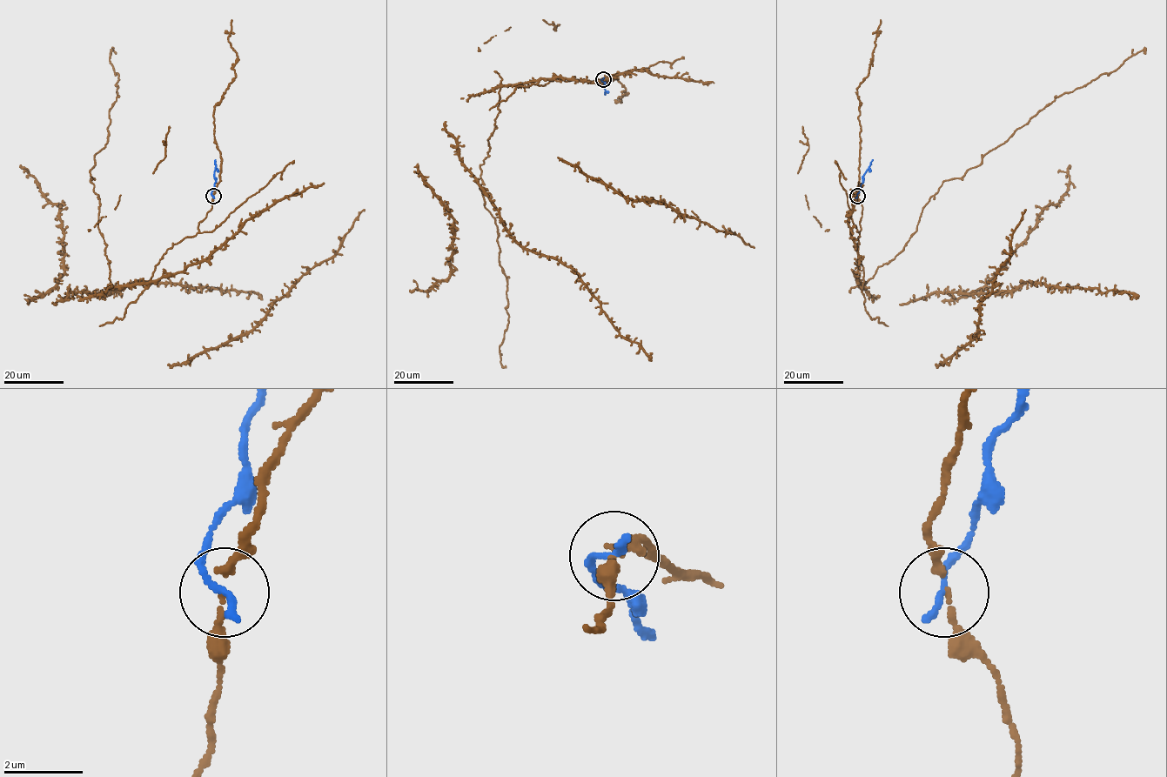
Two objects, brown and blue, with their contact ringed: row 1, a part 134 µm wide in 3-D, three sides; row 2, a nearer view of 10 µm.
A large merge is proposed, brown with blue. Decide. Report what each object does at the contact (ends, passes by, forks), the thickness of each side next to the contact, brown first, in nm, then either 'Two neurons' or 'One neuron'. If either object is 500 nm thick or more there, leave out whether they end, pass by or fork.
At the ring brown passes by. At the ring blue ends. Thickness 140 nm (brown) against 200 nm. Two neurons

